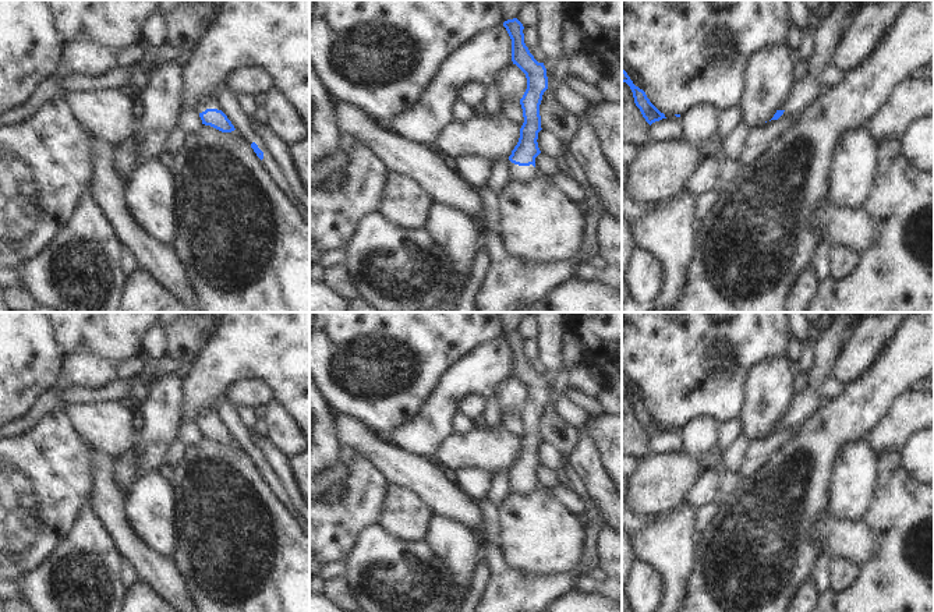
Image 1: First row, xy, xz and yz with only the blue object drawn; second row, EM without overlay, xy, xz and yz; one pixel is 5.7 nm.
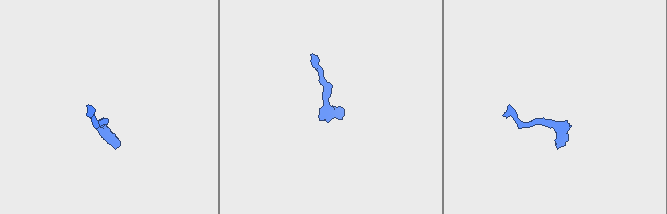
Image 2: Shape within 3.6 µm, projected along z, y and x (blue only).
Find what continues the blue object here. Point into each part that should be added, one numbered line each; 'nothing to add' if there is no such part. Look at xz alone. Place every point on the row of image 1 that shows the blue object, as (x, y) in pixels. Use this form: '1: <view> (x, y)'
1: xz (523, 173)

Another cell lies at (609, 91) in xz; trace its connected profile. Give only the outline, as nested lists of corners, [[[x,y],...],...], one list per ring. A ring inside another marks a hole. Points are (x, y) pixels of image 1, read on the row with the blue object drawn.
[[[604,75],[597,88],[605,102],[622,102],[622,86],[613,79]]]

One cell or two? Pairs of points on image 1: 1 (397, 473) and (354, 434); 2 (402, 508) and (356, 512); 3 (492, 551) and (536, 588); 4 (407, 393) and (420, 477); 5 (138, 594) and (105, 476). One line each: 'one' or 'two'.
1: one
2: two
3: one
4: two
5: two

